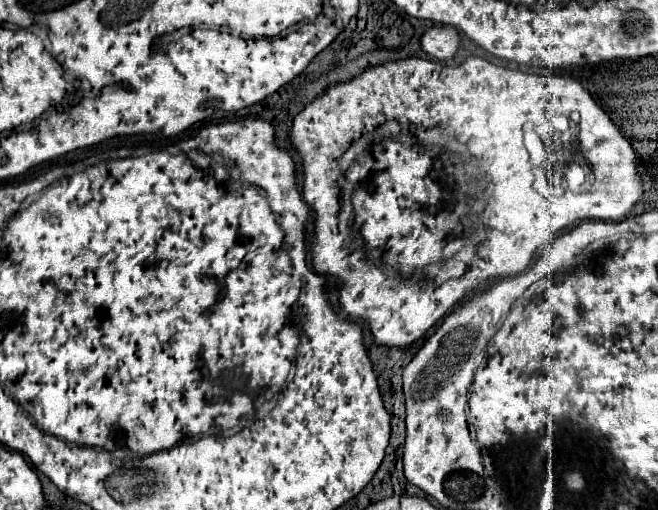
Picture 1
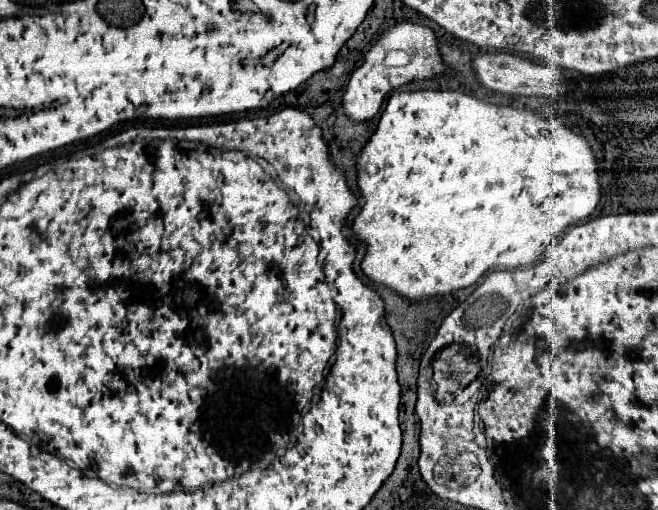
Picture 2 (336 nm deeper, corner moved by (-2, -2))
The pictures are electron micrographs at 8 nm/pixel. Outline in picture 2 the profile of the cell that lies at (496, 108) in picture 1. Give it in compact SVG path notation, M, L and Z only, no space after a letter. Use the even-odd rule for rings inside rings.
M396 91L390 95L386 109L380 117L378 129L364 145L362 153L356 159L358 167L358 187L364 197L364 207L354 221L354 233L366 243L366 257L362 261L362 271L376 283L388 285L400 295L422 301L432 295L442 295L450 291L458 291L470 287L490 269L514 269L522 265L536 263L550 241L564 233L564 229L576 221L586 219L598 205L600 199L600 177L596 173L596 159L592 155L590 143L572 133L566 127L564 119L552 115L547 118L538 117L524 109L492 105L480 101L476 97L458 93L458 91Z

